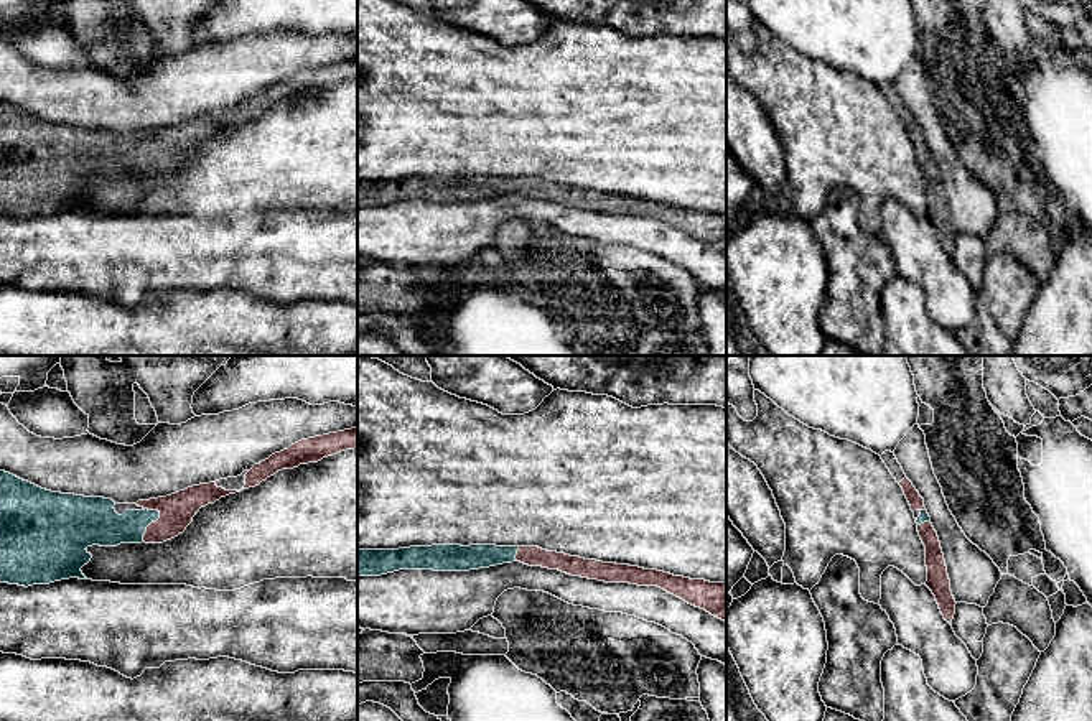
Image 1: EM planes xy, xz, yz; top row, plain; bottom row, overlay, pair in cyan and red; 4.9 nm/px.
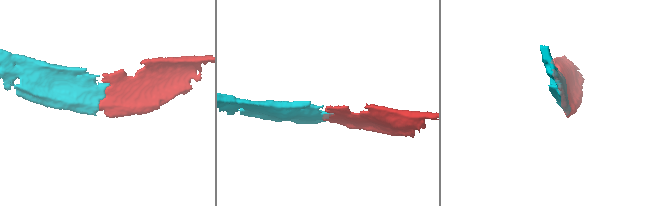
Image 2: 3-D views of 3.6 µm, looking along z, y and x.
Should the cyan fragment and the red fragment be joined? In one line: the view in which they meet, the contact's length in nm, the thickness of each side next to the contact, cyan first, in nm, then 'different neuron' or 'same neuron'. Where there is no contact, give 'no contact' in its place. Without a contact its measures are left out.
meets cyan in xy; contact 180 nm long; 200 nm thick on the cyan side, 170 nm on the other; same neuron

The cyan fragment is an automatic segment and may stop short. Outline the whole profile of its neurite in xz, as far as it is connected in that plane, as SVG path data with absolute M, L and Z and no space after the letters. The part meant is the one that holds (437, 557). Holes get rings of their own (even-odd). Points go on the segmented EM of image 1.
M432 545L399 550L357 550L357 576L380 576L399 570L469 571L512 561L604 583L657 586L726 622L726 583L585 560L539 547Z

